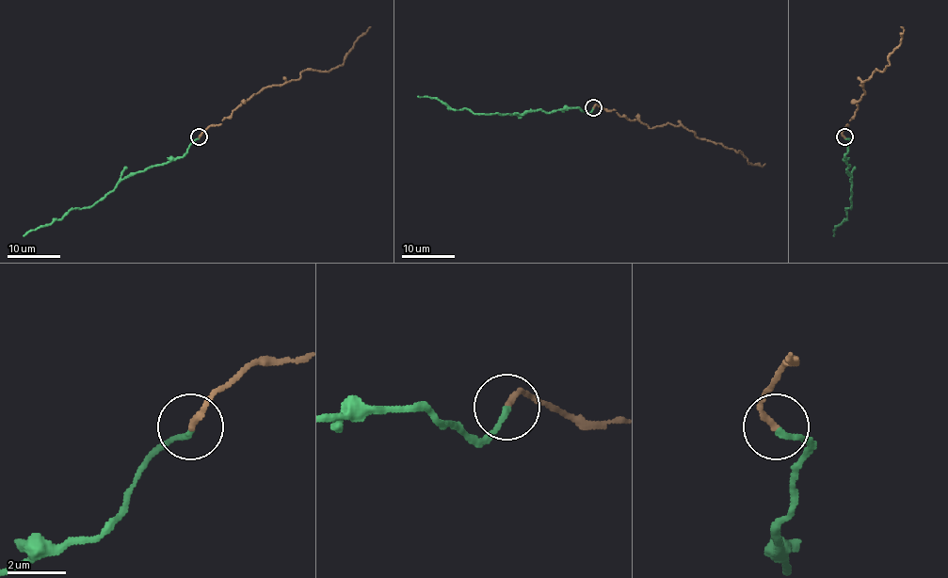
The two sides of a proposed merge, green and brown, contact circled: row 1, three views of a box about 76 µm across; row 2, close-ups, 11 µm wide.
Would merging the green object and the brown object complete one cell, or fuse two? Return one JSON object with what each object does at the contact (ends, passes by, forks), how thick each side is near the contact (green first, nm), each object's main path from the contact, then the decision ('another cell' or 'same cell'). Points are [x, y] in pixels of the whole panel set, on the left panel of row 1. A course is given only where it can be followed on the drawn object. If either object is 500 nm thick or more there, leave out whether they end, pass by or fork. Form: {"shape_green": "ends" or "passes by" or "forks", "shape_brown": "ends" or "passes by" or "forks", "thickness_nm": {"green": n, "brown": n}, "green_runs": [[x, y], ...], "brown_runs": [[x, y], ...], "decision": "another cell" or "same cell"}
{"shape_green": "ends", "shape_brown": "ends", "thickness_nm": {"green": 190, "brown": 220}, "green_runs": [[199, 136], [184, 155], [143, 171], [131, 172], [90, 206], [71, 209], [62, 217], [28, 231], [23, 235]], "brown_runs": [[199, 136], [272, 85], [297, 80], [305, 70], [337, 68], [370, 27]], "decision": "same cell"}

